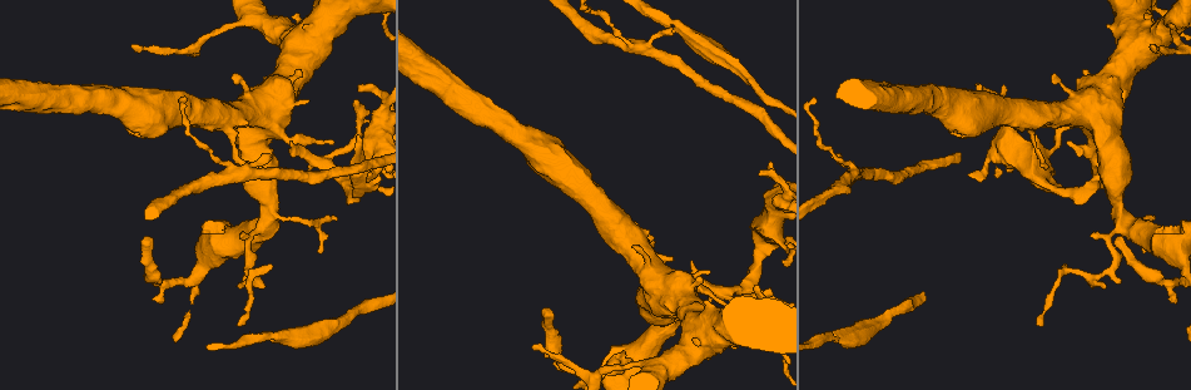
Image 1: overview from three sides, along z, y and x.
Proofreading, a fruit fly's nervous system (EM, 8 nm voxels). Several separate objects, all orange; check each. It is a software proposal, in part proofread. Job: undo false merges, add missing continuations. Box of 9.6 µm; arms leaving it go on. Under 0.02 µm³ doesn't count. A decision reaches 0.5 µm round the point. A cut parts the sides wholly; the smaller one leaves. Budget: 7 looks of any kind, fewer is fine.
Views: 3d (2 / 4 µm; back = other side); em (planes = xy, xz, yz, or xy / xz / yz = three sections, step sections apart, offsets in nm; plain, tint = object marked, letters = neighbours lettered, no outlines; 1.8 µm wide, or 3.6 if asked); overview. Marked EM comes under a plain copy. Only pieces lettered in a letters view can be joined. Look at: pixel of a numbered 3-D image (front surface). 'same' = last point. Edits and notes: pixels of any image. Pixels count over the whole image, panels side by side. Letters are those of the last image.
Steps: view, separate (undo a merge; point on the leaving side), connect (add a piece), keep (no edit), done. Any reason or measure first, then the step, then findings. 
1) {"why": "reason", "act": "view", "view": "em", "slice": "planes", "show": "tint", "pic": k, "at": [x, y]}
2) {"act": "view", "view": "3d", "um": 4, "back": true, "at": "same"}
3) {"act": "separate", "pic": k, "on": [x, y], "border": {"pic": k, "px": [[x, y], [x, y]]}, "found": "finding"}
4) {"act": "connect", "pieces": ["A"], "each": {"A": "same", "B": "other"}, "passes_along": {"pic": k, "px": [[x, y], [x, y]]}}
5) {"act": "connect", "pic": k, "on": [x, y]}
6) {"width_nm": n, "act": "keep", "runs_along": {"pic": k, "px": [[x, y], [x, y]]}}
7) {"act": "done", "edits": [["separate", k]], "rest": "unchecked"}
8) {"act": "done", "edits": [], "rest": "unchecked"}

{"why": "arms part here", "act": "view", "view": "3d", "um": 4, "pic": 1, "at": [227, 249]}

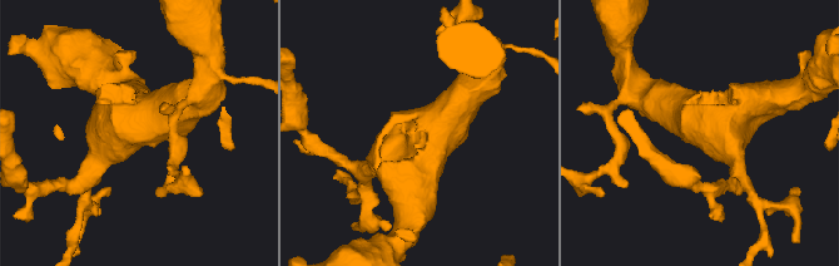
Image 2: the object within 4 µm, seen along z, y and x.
{"why": "now the EM", "act": "view", "view": "em", "um": 3.6, "slice": "xy", "step": 8, "show": "letters", "pic": 2, "at": [138, 131]}

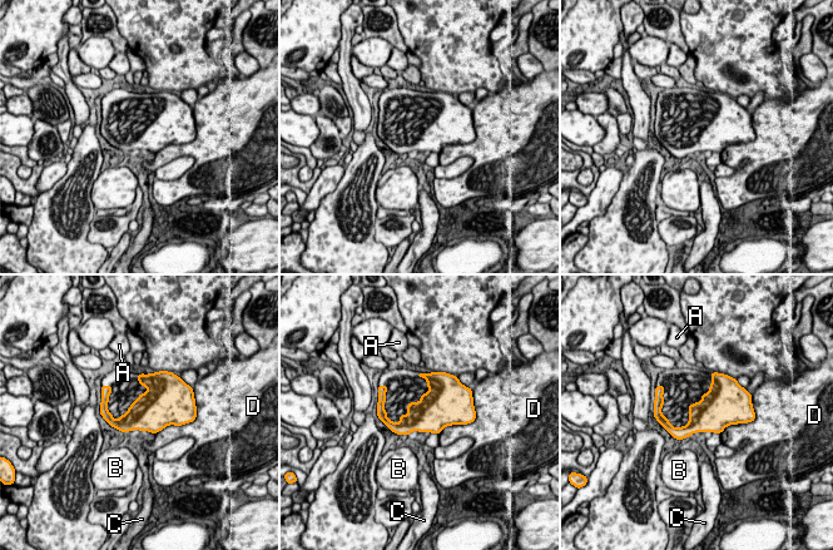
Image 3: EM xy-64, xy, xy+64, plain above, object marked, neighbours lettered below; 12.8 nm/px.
{"act": "view", "view": "em", "um": 3.6, "slice": "planes", "show": "letters", "at": "same"}

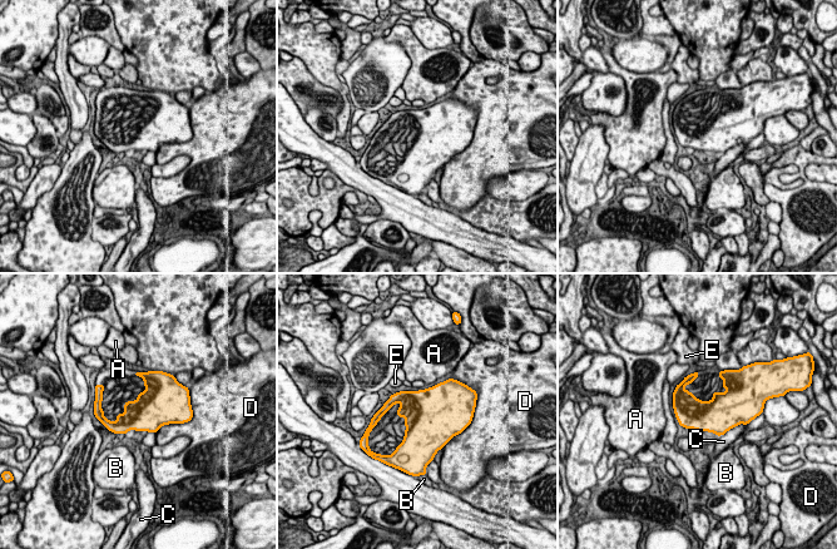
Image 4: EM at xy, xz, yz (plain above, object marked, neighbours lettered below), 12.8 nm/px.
{"act": "keep", "each": {"A": "other", "B": "other", "C": "other", "D": "other", "E": "other"}, "found": "all the same neuron"}

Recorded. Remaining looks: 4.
{"why": "calibre changes", "act": "view", "view": "em", "um": 3.6, "slice": "xy", "step": 16, "show": "tint", "pic": 1, "at": [279, 109]}

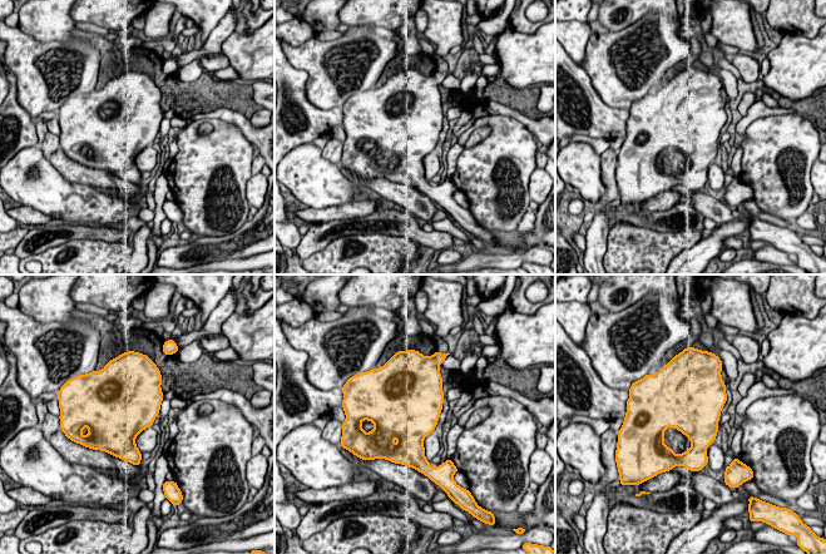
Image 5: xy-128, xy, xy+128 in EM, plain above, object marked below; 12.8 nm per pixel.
{"act": "view", "view": "em", "um": 3.6, "slice": "planes", "show": "letters", "at": "same"}

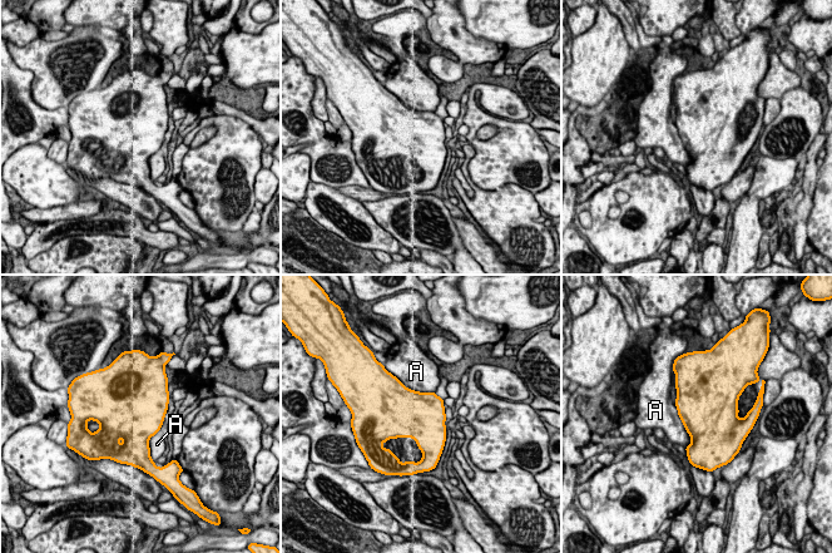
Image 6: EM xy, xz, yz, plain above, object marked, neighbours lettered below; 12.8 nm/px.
{"width_nm": 600, "act": "keep", "each": {"A": "other"}, "border": {"pic": 6, "px": [[674, 404], [691, 439], [687, 447]]}, "found": "one neuron here"}

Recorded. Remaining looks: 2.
{"why": "branch stops here", "act": "view", "view": "3d", "um": 4, "pic": 1, "at": [269, 158]}

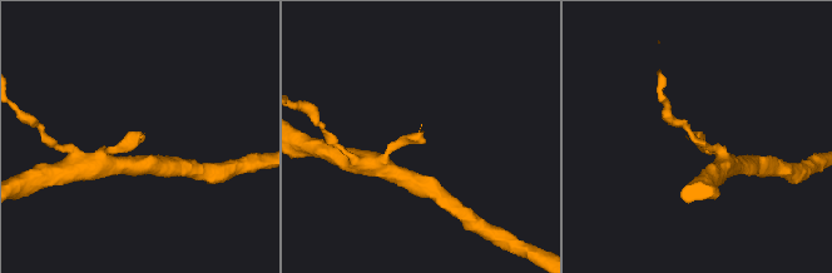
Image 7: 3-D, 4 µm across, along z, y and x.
{"why": "shape alone is not enough", "act": "view", "view": "em", "slice": "planes", "show": "letters", "pic": 7, "at": [137, 139]}

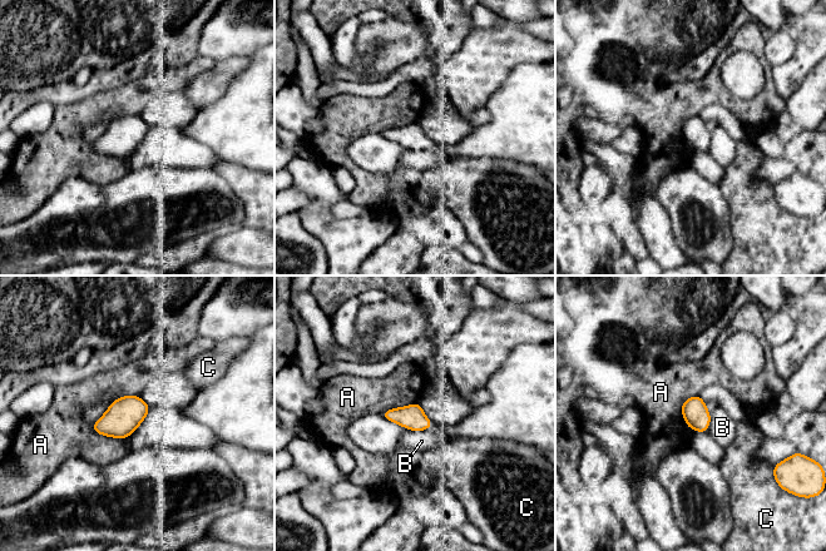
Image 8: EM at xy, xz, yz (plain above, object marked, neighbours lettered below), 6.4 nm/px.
{"width_nm": 160, "act": "keep", "each": {"A": "other", "B": "other", "C": "other"}, "border": {"pic": 8, "px": [[92, 426], [103, 435], [127, 437]]}, "found": "no lettered piece goes on from it"}

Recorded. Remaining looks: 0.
{"act": "done", "edits": [], "rest": "unchecked"}

